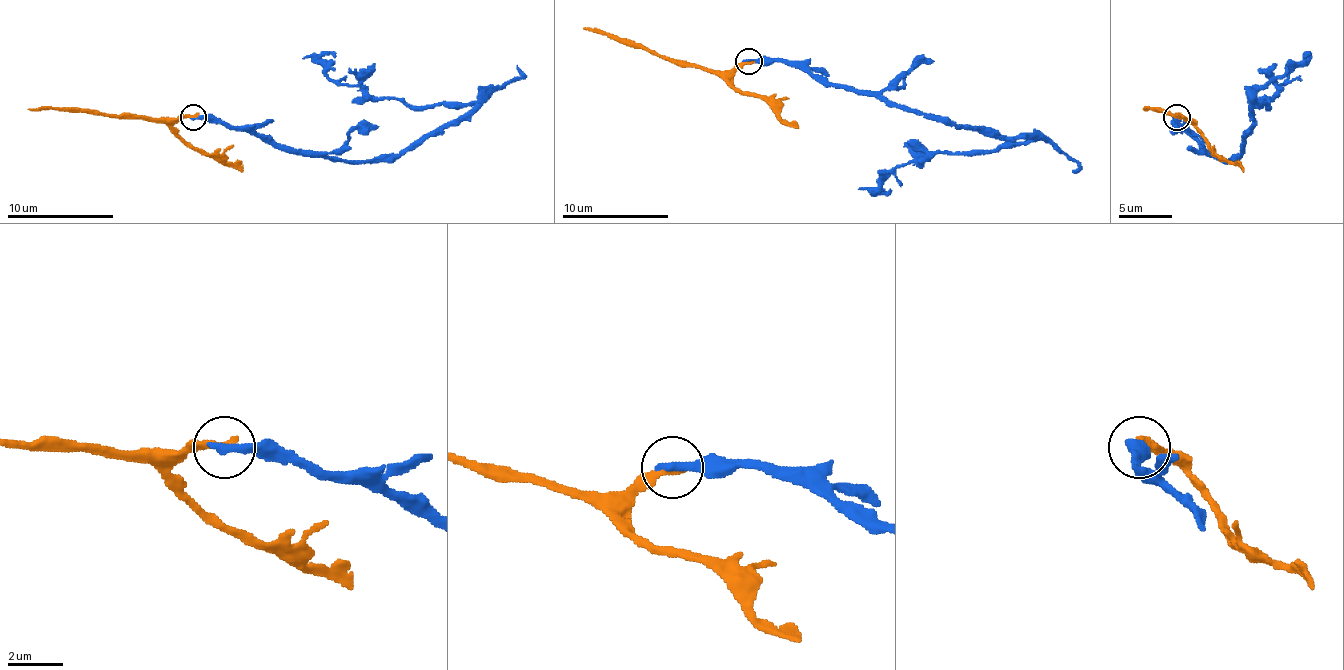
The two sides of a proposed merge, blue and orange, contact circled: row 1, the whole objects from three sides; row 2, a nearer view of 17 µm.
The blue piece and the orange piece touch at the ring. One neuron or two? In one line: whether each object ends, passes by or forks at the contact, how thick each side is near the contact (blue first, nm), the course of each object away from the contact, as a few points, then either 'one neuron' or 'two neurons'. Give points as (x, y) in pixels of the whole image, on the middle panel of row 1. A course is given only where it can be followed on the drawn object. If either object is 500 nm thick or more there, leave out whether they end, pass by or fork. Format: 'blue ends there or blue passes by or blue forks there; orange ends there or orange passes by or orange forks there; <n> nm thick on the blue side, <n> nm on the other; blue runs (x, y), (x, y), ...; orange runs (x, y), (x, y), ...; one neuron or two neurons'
blue ends there; orange ends there; 360 nm thick on the blue side, 280 nm on the other; blue runs (749, 62), (803, 62), (829, 83), (880, 91), (957, 125), (1032, 139), (984, 152), (928, 152), (858, 189); orange runs (749, 62), (728, 72), (680, 67), (643, 48), (584, 27); two neurons

